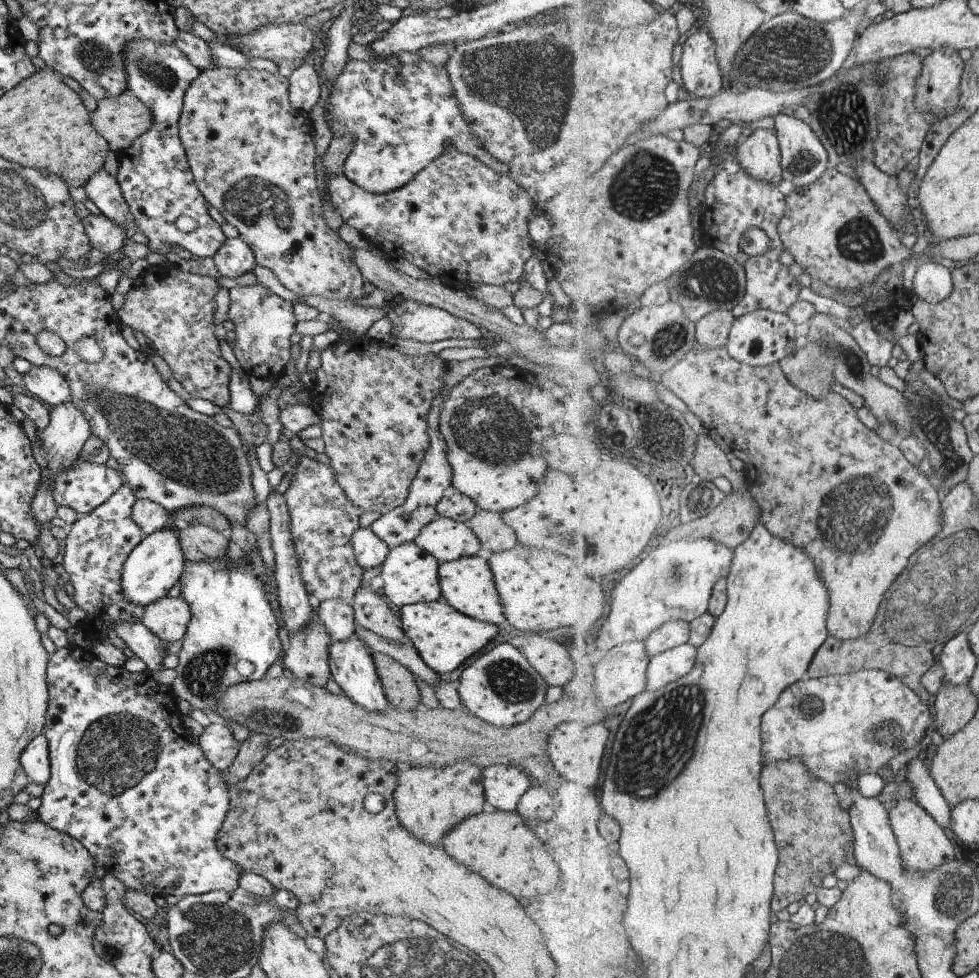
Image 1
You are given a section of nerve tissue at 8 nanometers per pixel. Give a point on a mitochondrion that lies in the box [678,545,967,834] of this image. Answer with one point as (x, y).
(886, 734)

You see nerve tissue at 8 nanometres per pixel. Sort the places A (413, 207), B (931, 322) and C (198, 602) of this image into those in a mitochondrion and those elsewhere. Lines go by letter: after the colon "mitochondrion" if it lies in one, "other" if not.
A: other
B: other
C: other

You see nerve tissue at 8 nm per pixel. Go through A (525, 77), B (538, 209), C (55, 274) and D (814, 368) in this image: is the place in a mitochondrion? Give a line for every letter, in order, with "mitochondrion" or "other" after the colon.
A: mitochondrion
B: other
C: other
D: mitochondrion

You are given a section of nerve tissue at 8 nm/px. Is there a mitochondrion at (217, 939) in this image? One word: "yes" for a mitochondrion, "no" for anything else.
yes

